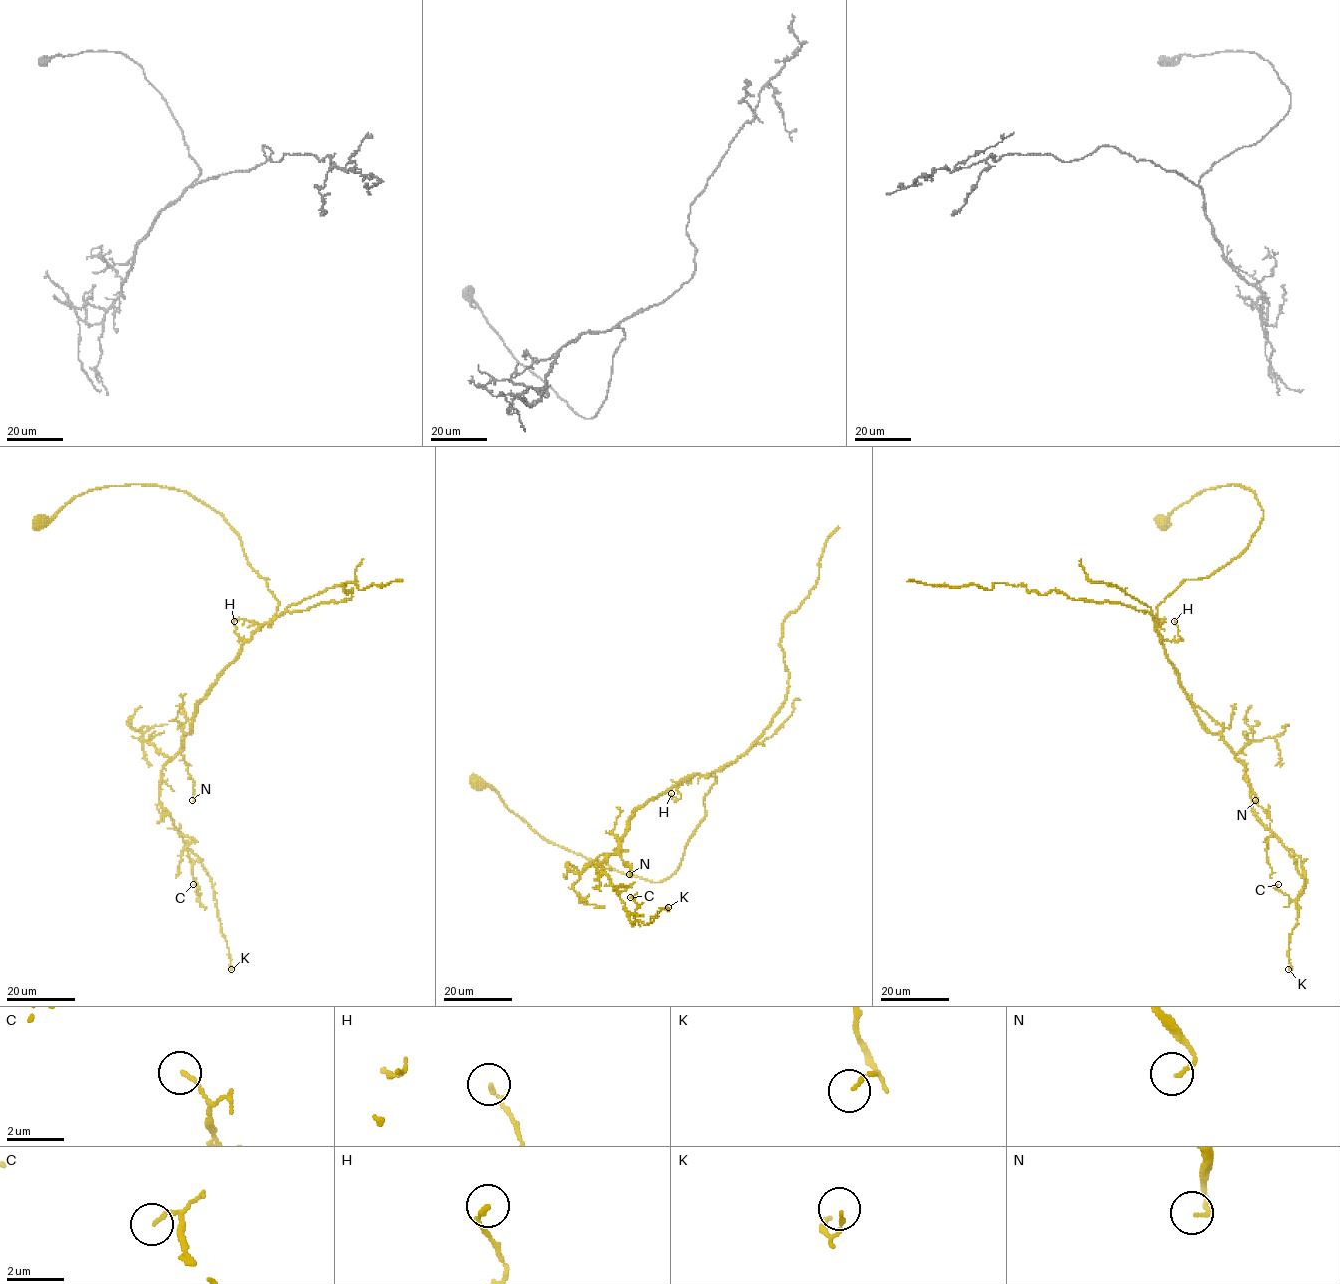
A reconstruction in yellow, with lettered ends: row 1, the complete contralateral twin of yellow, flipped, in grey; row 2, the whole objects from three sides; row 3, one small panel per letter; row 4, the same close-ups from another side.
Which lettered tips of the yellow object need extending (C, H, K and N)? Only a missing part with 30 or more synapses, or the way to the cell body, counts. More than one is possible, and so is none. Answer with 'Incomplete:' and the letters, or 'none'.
Incomplete: none

